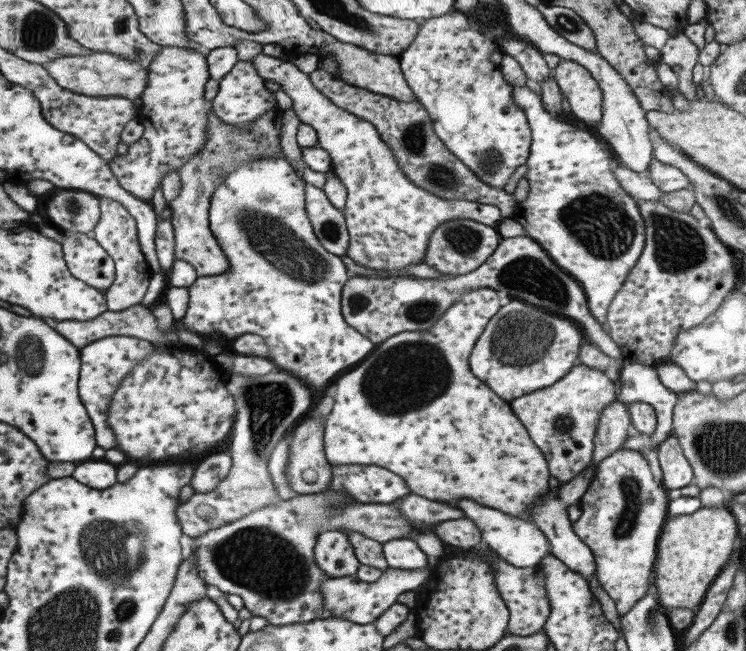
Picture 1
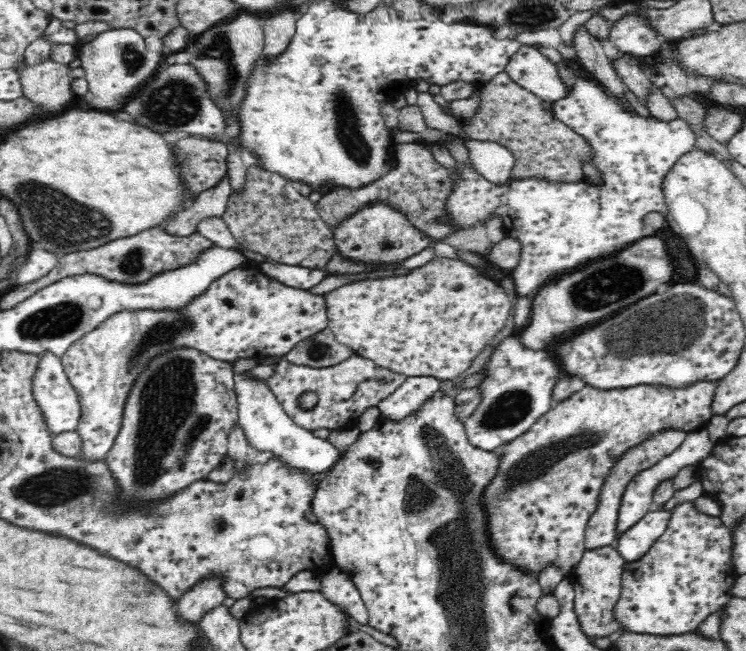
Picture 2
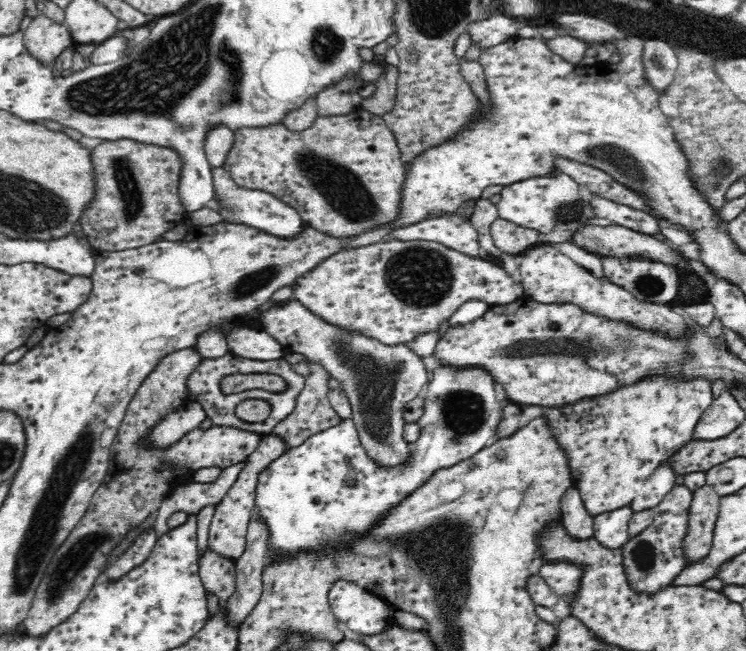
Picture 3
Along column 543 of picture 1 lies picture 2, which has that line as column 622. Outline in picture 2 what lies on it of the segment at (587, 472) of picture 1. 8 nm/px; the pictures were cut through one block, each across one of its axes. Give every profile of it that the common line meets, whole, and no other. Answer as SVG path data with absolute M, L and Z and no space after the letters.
M706 426L697 430L688 431L684 442L674 452L662 458L658 464L639 472L629 482L629 486L626 487L625 494L622 497L619 508L617 534L624 533L628 528L631 528L638 522L646 512L654 509L653 496L656 487L662 481L672 480L685 466L698 466L698 464L703 464L710 457L713 447Z

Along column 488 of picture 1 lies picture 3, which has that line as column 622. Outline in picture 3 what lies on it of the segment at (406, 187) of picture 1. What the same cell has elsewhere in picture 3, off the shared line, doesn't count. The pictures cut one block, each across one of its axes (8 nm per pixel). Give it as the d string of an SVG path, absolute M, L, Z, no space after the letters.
M592 194L590 206L594 215L626 228L647 235L661 237L660 220L654 214L636 210L625 204L616 204L611 200Z

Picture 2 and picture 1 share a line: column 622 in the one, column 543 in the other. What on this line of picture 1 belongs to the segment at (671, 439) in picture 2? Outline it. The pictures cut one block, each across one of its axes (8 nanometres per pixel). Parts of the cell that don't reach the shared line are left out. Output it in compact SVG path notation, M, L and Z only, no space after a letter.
M481 288L477 291L468 291L464 294L449 311L443 315L443 319L436 322L435 326L422 331L407 331L397 334L381 343L376 349L358 366L345 373L335 382L336 403L331 414L327 417L325 446L329 462L333 464L373 464L389 469L391 472L402 476L412 488L413 494L429 497L431 500L443 501L455 505L462 498L470 498L479 501L482 505L493 507L507 514L523 518L529 522L535 522L532 518L532 510L536 502L544 497L550 490L549 478L550 466L541 447L532 439L528 428L512 409L512 403L502 399L493 392L484 381L479 380L472 371L470 359L472 351L484 334L485 329L493 318L501 311L501 300L497 291L491 288Z

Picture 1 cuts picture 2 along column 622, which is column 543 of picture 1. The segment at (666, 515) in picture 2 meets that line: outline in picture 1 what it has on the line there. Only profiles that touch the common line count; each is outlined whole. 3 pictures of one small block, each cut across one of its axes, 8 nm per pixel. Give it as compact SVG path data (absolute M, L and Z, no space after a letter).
M470 498L458 500L456 506L466 512L469 520L473 520L477 526L482 528L483 544L497 551L505 560L508 560L509 564L514 564L519 568L535 567L547 554L552 554L550 538L534 522L482 505L479 501Z

